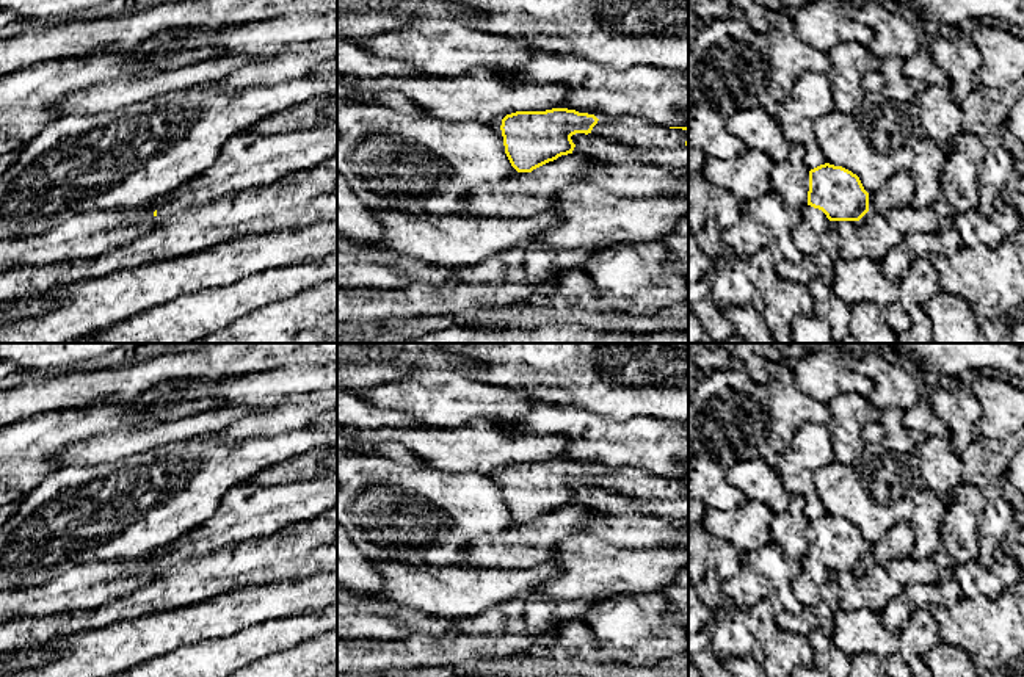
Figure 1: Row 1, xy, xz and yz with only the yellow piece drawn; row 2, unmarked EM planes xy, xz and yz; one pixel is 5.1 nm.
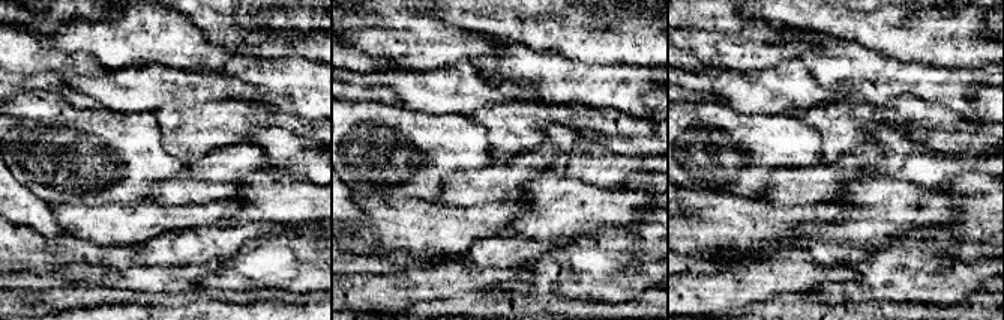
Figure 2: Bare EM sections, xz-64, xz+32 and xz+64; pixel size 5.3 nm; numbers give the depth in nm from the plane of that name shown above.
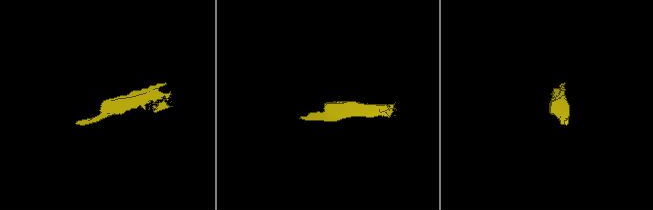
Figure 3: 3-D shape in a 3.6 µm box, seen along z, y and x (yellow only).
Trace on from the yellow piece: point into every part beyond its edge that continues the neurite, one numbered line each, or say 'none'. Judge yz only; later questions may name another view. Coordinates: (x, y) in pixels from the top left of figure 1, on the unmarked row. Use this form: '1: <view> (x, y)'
1: yz (806, 586)

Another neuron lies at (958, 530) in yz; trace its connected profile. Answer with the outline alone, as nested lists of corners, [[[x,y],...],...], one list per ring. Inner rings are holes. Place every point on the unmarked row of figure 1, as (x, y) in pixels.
[[[961,483],[953,492],[953,503],[947,506],[939,534],[942,545],[955,564],[968,564],[980,556],[977,516],[988,498],[972,484]]]

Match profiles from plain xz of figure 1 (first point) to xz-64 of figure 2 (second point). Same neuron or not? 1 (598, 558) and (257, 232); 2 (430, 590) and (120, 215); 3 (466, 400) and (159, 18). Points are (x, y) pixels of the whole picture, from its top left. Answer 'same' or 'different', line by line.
1: different
2: same
3: same

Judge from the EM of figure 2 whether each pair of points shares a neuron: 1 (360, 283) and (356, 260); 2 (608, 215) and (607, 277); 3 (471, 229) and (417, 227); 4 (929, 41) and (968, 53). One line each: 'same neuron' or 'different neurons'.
1: different neurons
2: different neurons
3: same neuron
4: same neuron

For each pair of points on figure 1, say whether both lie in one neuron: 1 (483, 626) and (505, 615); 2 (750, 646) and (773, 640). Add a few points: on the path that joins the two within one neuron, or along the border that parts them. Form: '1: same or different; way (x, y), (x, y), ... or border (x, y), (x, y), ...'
1: same; way (488, 621), (501, 618)
2: different; border (745, 611), (748, 629), (767, 658)

